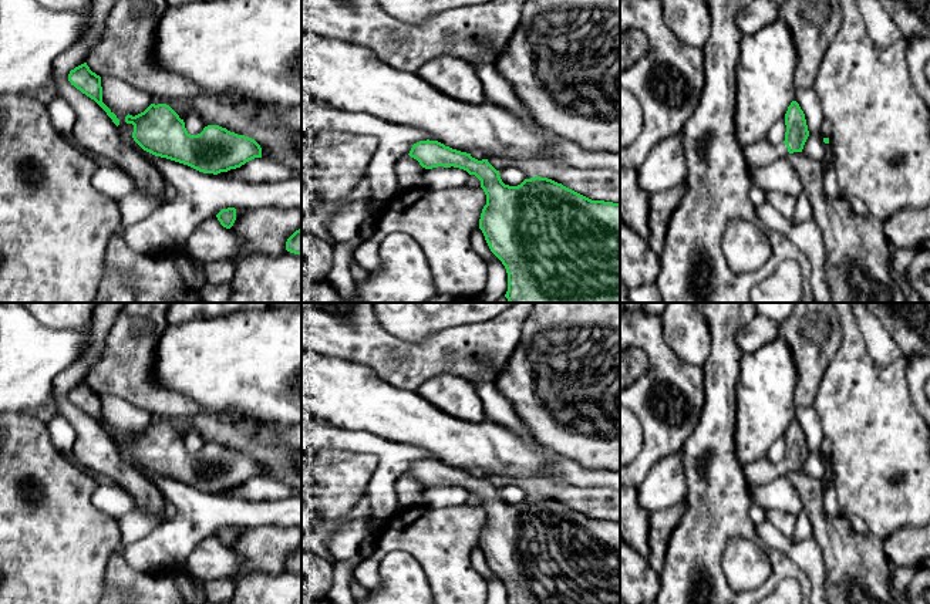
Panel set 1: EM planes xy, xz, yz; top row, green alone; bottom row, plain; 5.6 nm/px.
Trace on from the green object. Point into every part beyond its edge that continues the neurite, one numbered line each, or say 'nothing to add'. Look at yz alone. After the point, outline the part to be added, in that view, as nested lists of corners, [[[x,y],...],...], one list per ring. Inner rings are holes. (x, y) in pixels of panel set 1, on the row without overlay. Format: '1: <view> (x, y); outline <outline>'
1: yz (760, 472); outline [[[766,458],[745,465],[742,470],[749,489],[758,485],[766,485],[789,473],[788,466],[784,460],[779,463],[772,463]]]

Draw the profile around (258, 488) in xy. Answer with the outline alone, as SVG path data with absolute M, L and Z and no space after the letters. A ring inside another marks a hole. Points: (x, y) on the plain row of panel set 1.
M255 476L240 486L220 490L219 496L245 497L250 500L282 500L299 495L299 492L282 482Z

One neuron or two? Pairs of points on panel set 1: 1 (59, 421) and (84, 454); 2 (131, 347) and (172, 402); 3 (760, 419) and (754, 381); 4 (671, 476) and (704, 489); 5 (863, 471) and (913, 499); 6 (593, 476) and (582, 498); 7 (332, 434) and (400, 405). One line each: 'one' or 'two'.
1: two
2: one
3: one
4: two
5: one
6: two
7: two

